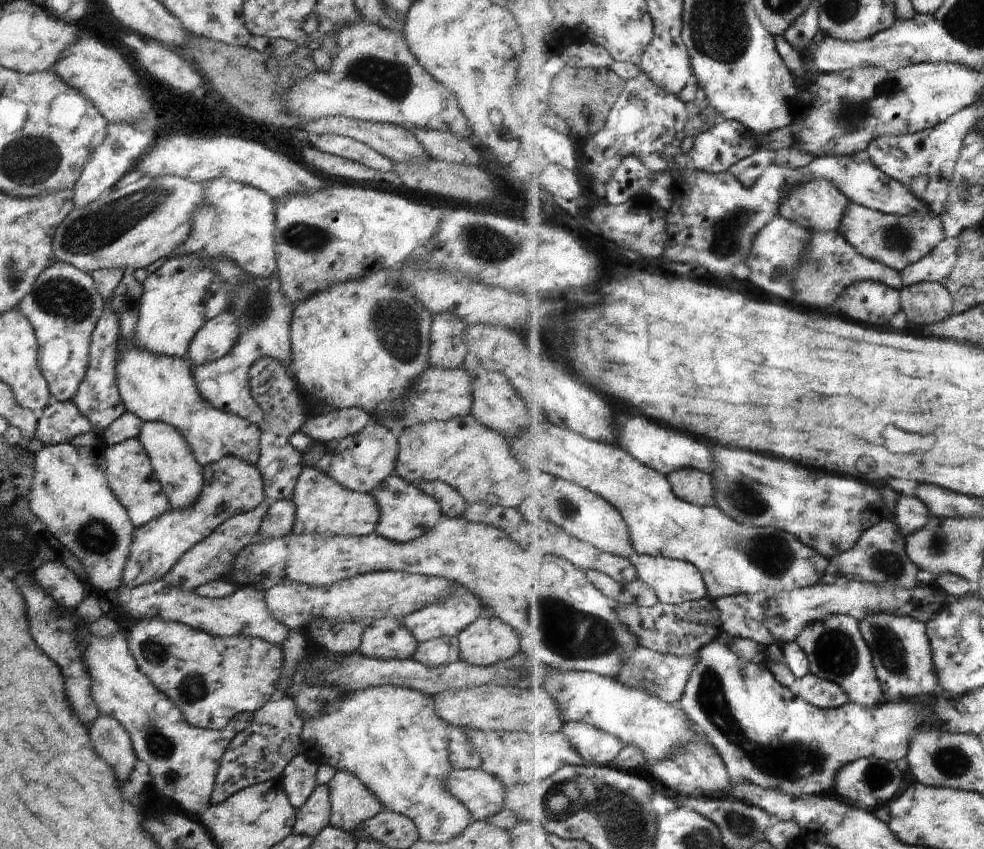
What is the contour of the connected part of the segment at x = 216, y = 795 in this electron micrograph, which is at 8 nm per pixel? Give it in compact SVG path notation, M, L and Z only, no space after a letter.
M292 698L270 700L256 711L256 715L257 717L251 720L250 726L238 732L233 738L219 760L215 783L209 798L211 805L226 800L231 794L247 786L272 779L279 780L284 767L292 757L302 754L300 736L303 720L296 714Z

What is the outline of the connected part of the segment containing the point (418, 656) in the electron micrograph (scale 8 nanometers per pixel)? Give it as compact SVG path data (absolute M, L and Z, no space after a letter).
M439 637L424 643L419 643L414 656L410 660L415 660L424 666L444 666L452 664L460 659L459 656L459 643L456 637Z

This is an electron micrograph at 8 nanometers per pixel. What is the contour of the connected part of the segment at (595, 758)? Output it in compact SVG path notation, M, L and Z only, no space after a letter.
M568 722L562 732L568 734L568 737L573 740L577 749L582 752L587 760L587 764L608 766L616 762L620 753L629 750L628 744L624 742L624 739L589 722Z

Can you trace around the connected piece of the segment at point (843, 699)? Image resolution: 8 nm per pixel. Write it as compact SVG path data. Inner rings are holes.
M812 673L806 678L797 678L792 690L808 702L823 709L835 709L851 702L851 696L837 682L820 678Z

